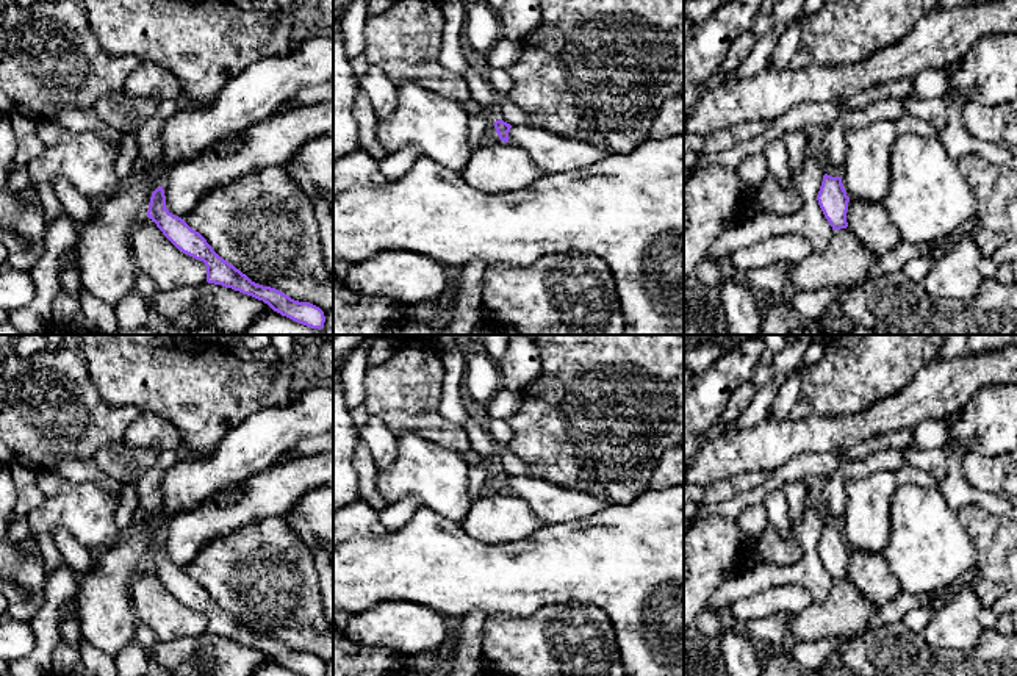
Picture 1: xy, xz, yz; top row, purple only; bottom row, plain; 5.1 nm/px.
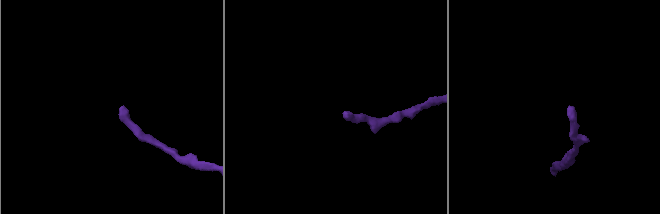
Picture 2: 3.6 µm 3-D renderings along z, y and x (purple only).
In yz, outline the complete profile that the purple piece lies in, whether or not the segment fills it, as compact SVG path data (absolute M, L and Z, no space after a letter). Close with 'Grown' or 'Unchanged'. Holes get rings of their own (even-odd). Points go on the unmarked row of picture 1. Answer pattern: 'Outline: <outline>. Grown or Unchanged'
Outline: M825 524L817 551L832 581L848 577L846 562L850 548L843 538L842 527Z. Unchanged

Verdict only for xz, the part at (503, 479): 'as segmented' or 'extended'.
extended

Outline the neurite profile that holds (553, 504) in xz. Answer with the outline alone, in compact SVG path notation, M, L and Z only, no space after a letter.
M512 476L508 493L524 499L543 526L585 518L612 505L609 499L535 476Z

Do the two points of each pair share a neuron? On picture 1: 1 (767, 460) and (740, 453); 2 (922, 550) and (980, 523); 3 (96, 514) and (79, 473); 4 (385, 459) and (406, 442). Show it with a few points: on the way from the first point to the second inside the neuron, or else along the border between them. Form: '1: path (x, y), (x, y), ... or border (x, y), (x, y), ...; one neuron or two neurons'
1: path (761, 454), (747, 453); one neuron
2: border (958, 512), (958, 518), (975, 548), (975, 565); two neurons
3: border (64, 479), (99, 482); two neurons
4: border (396, 438), (398, 457), (387, 468), (377, 471); two neurons

